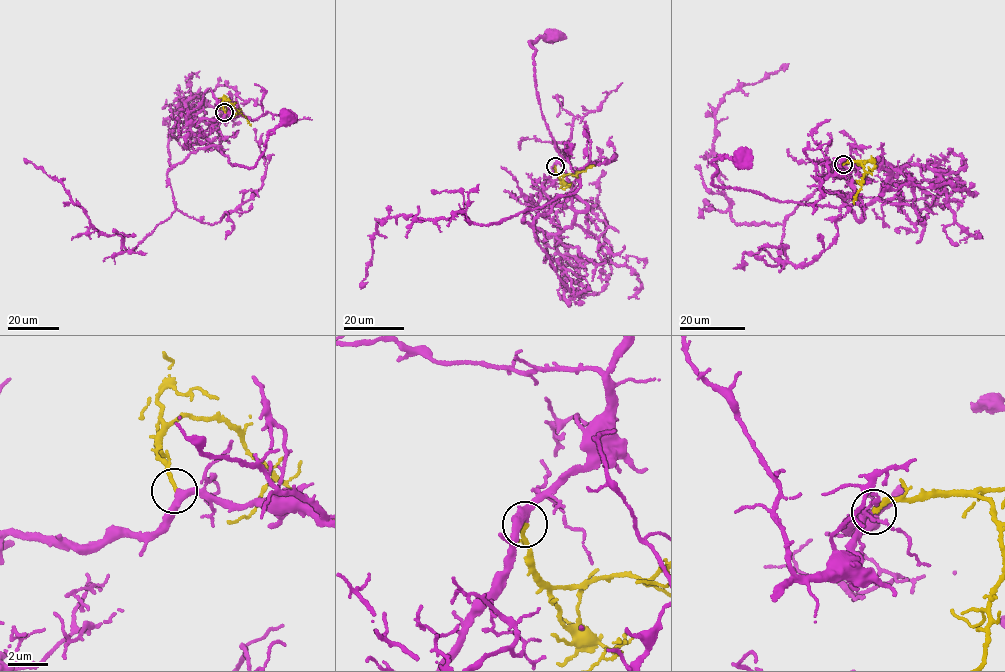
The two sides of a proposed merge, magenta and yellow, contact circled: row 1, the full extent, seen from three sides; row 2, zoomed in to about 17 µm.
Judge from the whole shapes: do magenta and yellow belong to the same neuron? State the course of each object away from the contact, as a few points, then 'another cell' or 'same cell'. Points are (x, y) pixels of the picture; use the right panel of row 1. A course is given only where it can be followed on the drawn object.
magenta runs (842, 164), (853, 163), (858, 200), (835, 208), (712, 184), (712, 162), (740, 158); yellow runs (843, 164), (859, 161), (863, 168), (853, 203); same cell

